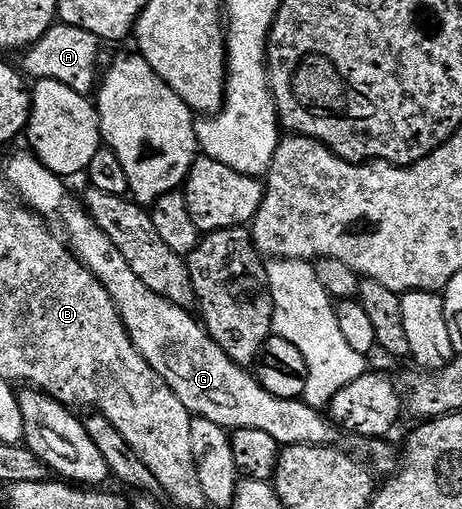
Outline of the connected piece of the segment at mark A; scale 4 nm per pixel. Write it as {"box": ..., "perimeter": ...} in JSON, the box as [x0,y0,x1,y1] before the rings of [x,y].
{"box":[19,22,103,96],"perimeter":[[[55,22],[47,30],[47,34],[39,38],[39,42],[35,42],[20,53],[19,68],[26,77],[34,81],[63,82],[63,86],[71,86],[71,90],[75,90],[81,96],[89,96],[96,93],[99,88],[97,67],[101,64],[101,48],[103,48],[103,41],[95,34],[79,26]]]}

